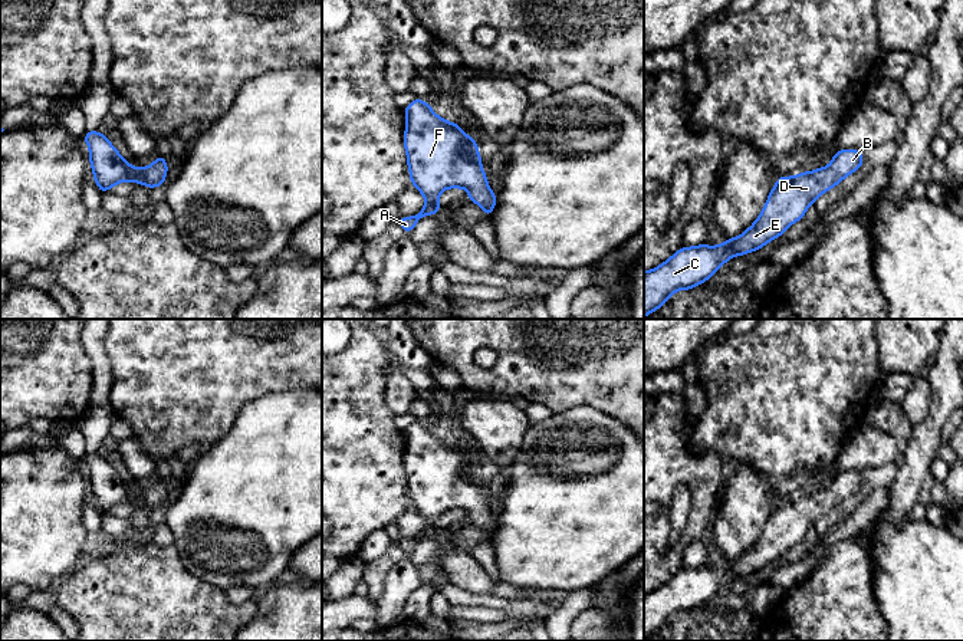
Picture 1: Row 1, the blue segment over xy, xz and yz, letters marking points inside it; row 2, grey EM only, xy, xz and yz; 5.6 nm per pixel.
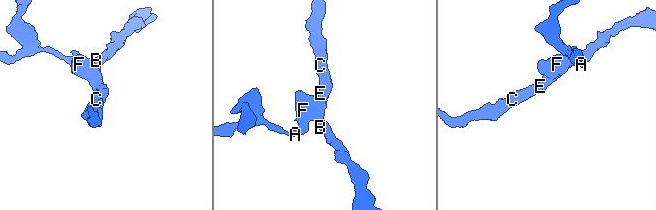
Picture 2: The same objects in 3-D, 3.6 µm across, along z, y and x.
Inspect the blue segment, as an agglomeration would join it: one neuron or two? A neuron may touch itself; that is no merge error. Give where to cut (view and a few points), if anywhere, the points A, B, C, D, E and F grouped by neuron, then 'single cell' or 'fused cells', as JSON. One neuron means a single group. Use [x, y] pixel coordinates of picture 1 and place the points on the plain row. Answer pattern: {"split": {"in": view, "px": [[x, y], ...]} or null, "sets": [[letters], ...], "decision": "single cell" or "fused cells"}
{"split": null, "sets": [["A", "B", "C", "D", "E", "F"]], "decision": "single cell"}

